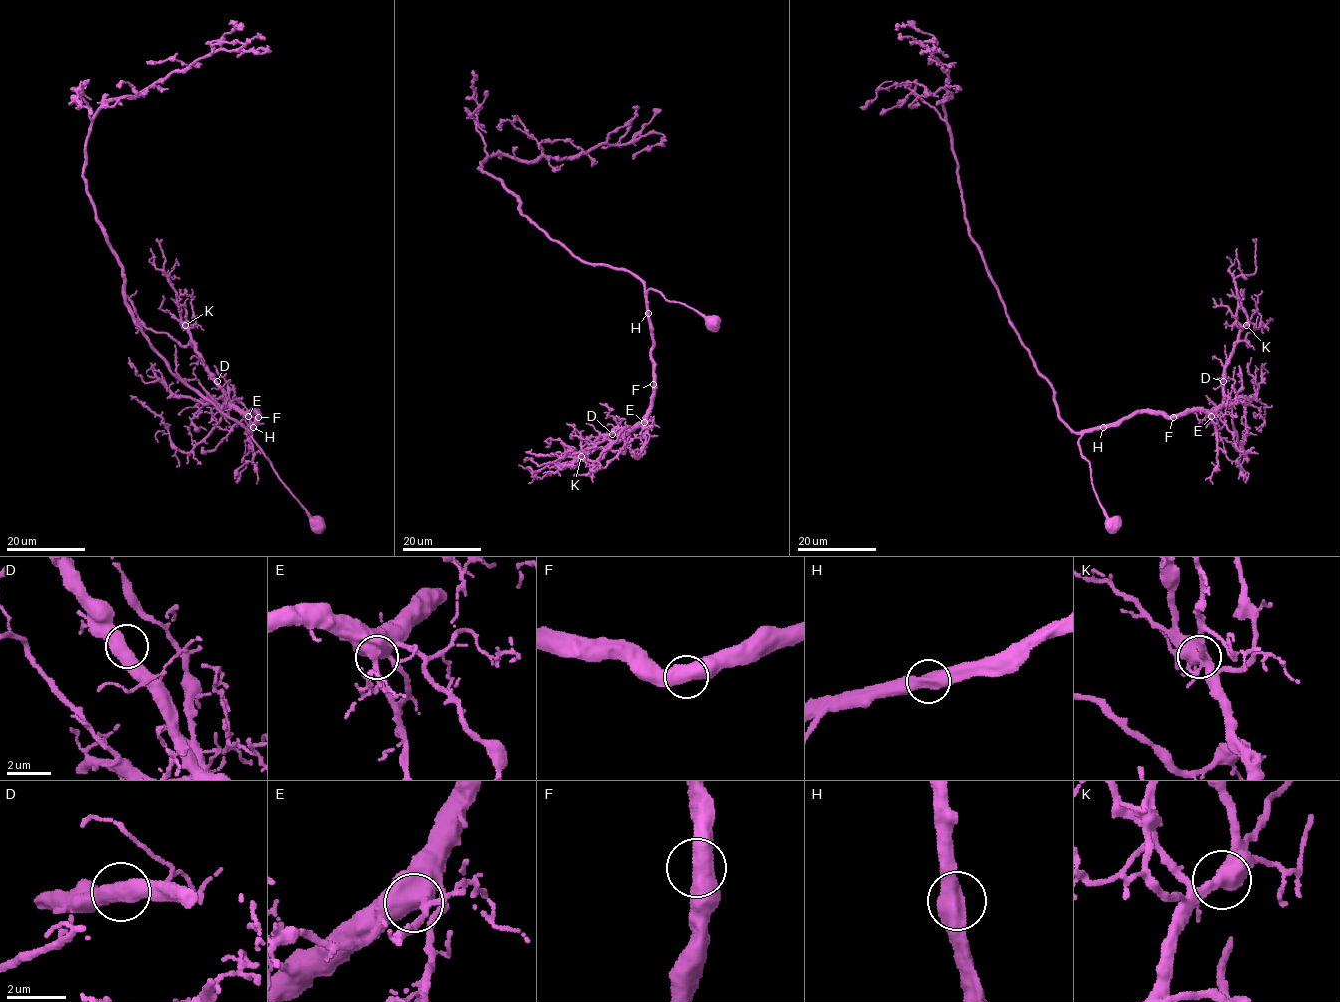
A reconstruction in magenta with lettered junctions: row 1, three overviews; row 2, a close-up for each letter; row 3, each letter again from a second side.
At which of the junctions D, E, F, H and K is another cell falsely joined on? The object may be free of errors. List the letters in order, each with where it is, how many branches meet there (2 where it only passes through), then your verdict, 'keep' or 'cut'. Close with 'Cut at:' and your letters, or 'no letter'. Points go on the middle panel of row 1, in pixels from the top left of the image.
D: place (612, 434); branches 2; keep
E: place (644, 422); branches 2; keep
F: place (653, 384); branches 2; keep
H: place (648, 313); branches 2; keep
K: place (581, 456); branches 2; keep
Cut at: no letter

